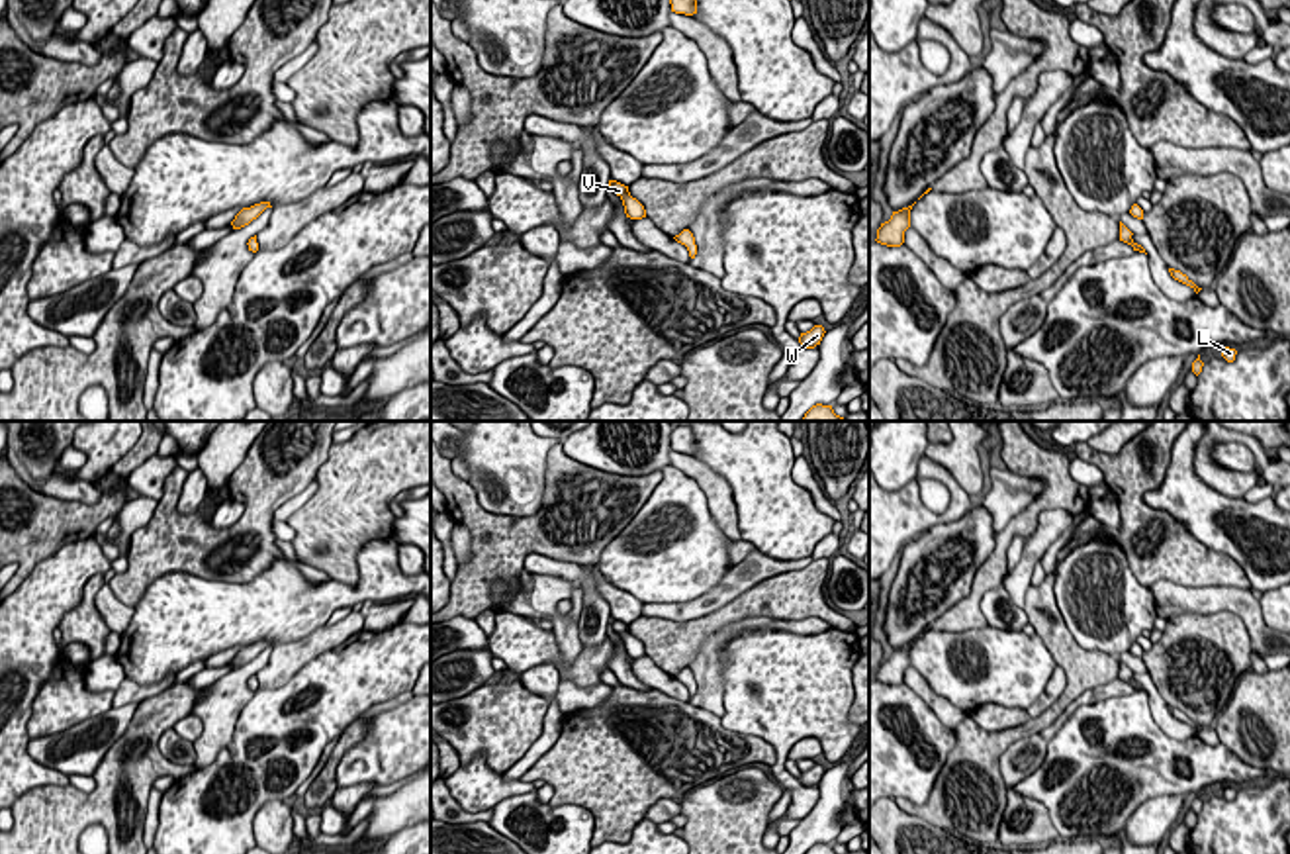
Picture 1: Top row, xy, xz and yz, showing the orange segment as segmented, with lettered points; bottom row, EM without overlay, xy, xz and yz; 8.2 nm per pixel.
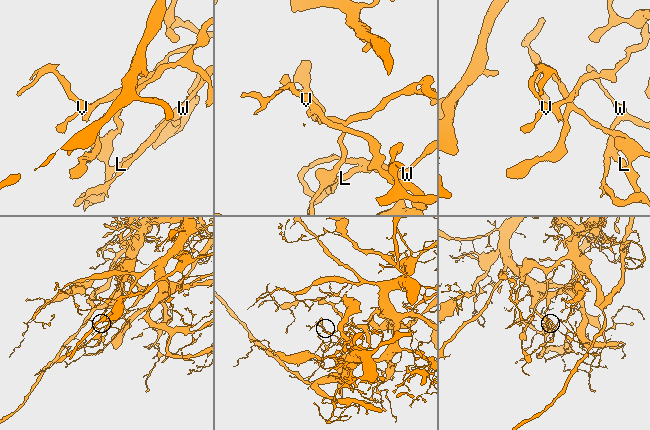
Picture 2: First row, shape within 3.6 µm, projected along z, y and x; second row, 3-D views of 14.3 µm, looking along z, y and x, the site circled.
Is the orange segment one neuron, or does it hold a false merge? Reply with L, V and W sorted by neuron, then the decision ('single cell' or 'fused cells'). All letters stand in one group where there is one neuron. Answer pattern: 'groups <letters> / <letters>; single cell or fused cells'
groups L / V W; fused cells

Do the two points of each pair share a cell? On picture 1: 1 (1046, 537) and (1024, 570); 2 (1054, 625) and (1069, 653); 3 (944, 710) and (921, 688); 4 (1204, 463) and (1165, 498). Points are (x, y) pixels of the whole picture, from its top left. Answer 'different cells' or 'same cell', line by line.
1: same cell
2: same cell
3: same cell
4: different cells

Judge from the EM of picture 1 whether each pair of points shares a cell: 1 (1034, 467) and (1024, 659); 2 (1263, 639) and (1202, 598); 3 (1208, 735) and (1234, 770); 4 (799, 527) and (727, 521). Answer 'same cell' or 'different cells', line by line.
1: different cells
2: same cell
3: different cells
4: different cells

